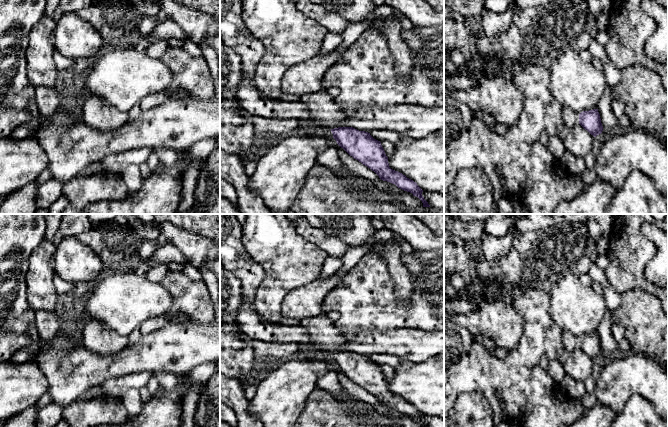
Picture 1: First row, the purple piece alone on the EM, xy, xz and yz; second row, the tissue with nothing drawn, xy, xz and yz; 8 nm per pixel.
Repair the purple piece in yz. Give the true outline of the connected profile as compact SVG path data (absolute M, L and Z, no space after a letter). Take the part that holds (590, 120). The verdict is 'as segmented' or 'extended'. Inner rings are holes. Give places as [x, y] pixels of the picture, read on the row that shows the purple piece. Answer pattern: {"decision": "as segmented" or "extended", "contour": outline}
{"decision": "extended", "contour": "M561 107L561 118L564 126L568 127L569 130L580 124L594 137L603 131L598 109L583 111L578 114L569 108Z"}

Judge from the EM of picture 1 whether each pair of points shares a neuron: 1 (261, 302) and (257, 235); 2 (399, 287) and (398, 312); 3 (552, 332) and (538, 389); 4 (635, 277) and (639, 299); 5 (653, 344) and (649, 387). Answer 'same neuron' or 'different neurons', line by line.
1: same neuron
2: different neurons
3: same neuron
4: different neurons
5: different neurons

